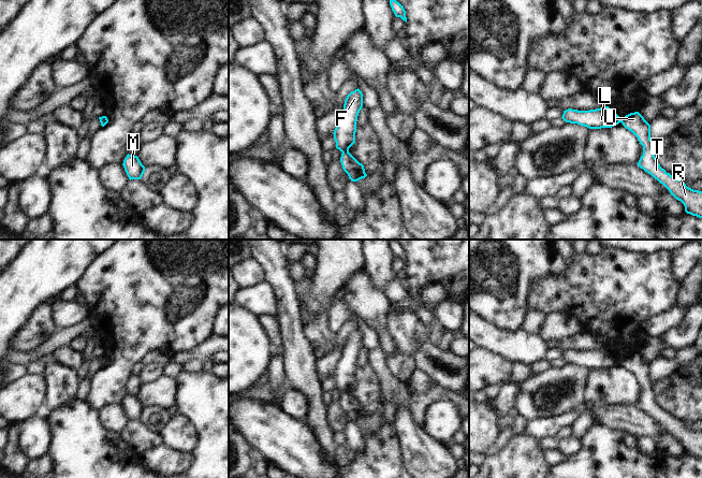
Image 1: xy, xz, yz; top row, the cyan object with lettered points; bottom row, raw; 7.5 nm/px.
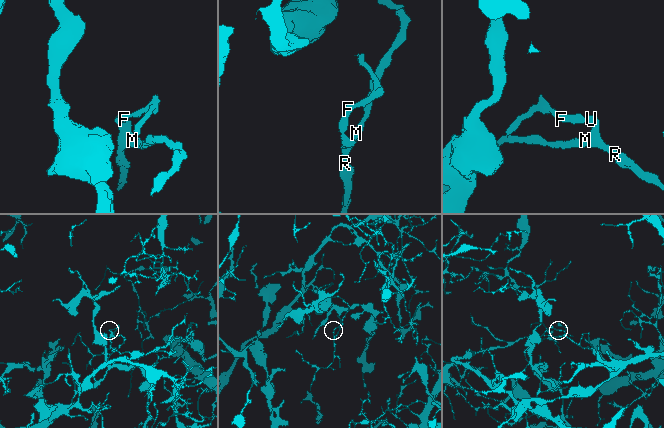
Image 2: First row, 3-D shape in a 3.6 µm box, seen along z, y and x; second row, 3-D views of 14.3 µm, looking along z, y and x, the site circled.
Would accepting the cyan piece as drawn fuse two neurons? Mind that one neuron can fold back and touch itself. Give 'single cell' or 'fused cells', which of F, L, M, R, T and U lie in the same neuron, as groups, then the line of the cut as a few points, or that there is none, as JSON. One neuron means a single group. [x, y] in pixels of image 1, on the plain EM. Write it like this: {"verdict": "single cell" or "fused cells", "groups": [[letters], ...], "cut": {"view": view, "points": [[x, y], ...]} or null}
{"verdict": "fused cells", "groups": [["F", "L"], ["M", "R", "T", "U"]], "cut": {"view": "xz", "points": [[348, 390], [342, 393]]}}

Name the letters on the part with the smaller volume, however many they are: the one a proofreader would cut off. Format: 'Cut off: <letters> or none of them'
Cut off: F, L.

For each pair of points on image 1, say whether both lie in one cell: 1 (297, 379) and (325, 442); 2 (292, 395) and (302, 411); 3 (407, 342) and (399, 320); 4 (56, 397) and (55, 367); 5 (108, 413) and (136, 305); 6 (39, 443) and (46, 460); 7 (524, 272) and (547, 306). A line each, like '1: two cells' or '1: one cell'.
1: one cell
2: one cell
3: one cell
4: one cell
5: two cells
6: two cells
7: two cells

